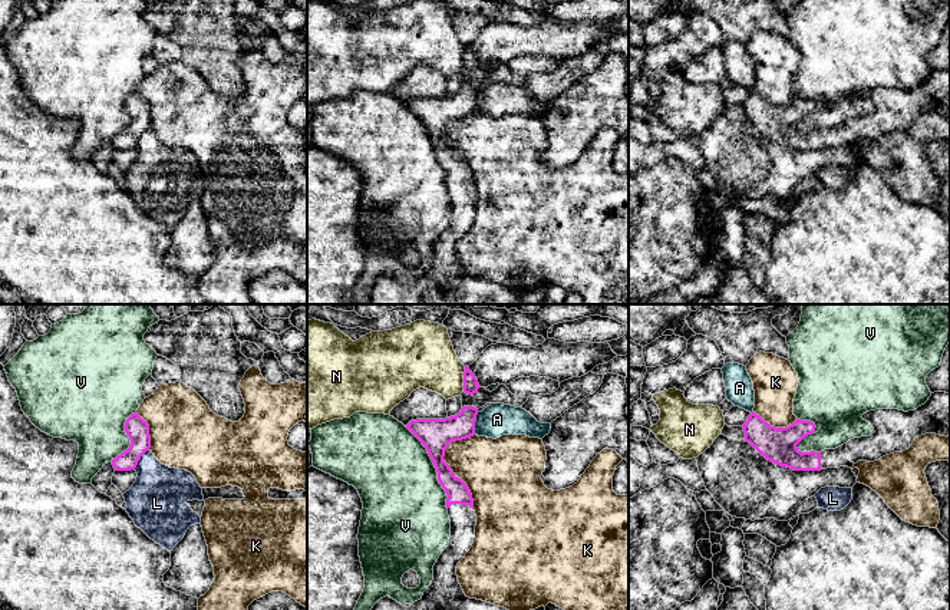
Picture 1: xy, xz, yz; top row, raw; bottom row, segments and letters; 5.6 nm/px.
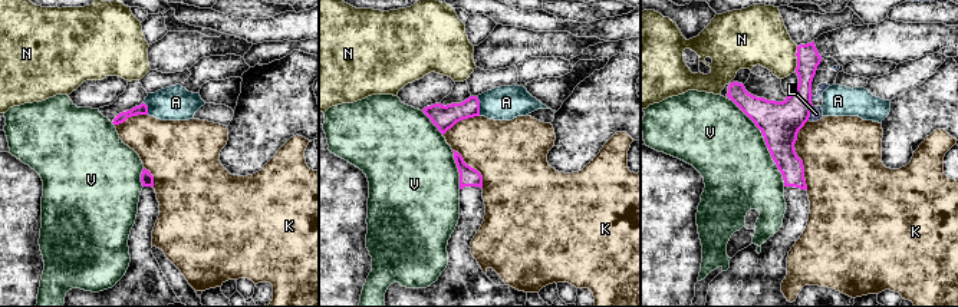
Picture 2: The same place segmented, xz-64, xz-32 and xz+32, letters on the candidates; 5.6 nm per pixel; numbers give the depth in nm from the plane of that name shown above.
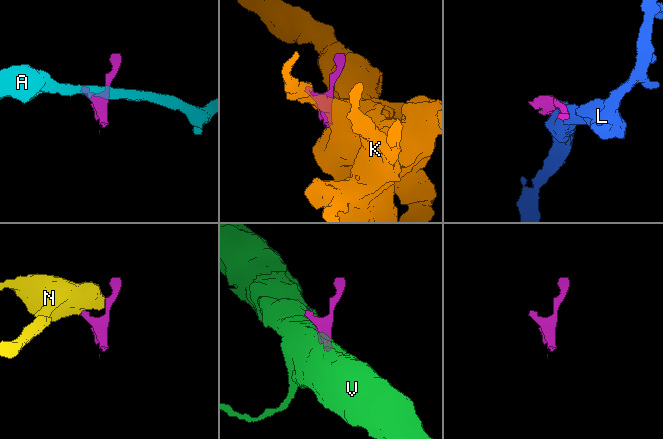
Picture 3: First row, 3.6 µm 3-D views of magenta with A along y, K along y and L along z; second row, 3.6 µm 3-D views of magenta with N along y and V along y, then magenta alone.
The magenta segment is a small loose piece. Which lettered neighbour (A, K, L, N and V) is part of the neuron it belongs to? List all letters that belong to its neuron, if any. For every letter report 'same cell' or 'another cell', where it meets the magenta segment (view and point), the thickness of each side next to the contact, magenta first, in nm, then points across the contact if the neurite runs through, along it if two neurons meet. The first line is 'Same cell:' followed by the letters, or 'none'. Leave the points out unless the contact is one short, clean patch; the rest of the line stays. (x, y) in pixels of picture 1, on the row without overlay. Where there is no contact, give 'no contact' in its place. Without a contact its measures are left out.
Same cell: none
A: another cell | xz (474, 102) | 180/190 nm | along xz (478, 91), (474, 112)
K: another cell | xz (447, 142) | 180/340 nm
L: another cell | xy (139, 137) | 130/320 nm
N: another cell | xz (464, 58) | 90/340 nm
V: another cell | xz (435, 145) | 180/460 nm

